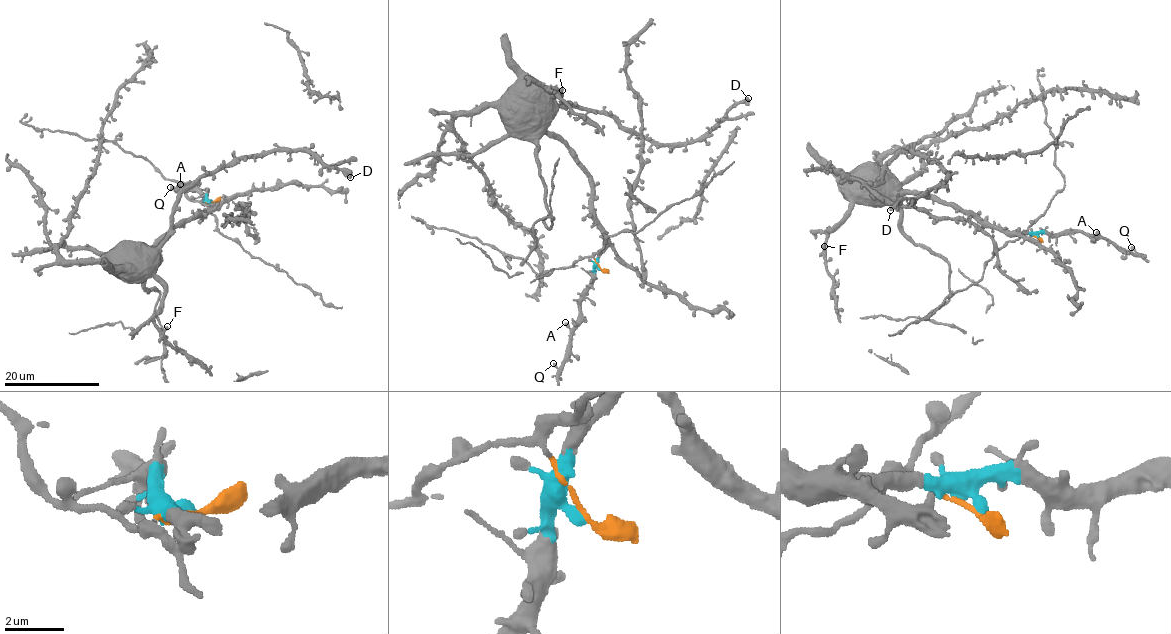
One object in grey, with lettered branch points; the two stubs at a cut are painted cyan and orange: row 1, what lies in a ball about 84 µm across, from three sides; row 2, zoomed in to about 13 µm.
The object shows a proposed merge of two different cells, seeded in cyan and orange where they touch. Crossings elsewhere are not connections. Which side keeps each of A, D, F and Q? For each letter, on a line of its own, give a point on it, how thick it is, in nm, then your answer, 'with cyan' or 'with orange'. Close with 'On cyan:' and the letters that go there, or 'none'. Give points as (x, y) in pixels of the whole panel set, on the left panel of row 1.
A: at (180, 184); 550 nm thick; with cyan
D: at (350, 177); 300 nm thick; with cyan
F: at (167, 326); 360 nm thick; with cyan
Q: at (170, 187); 360 nm thick; with cyan
On cyan: A, D, F, Q

